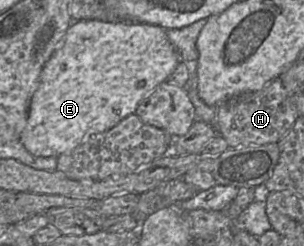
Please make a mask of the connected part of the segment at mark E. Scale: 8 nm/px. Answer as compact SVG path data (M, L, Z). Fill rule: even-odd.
M73 21L65 37L45 63L28 110L20 142L37 157L59 157L77 148L91 136L103 133L135 113L139 103L157 85L166 81L181 61L166 30L137 22Z

